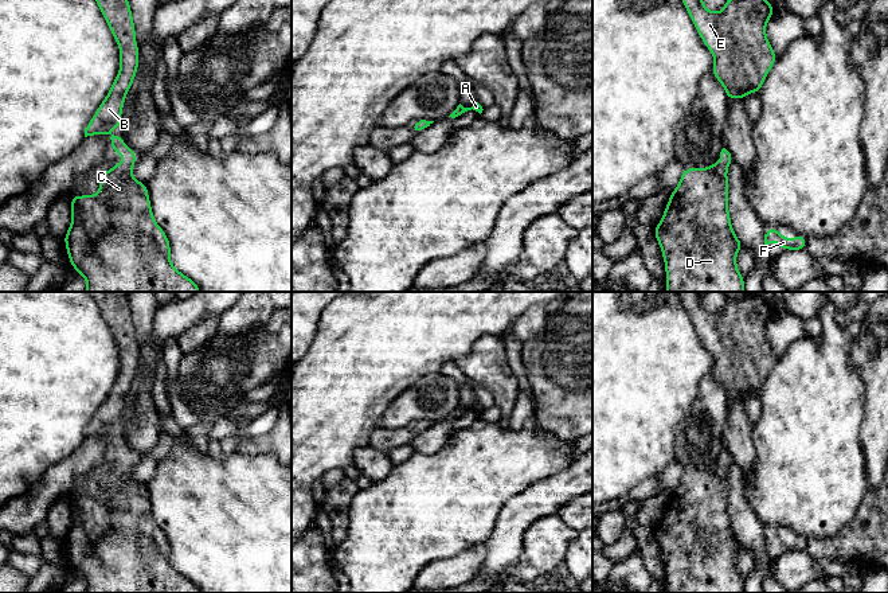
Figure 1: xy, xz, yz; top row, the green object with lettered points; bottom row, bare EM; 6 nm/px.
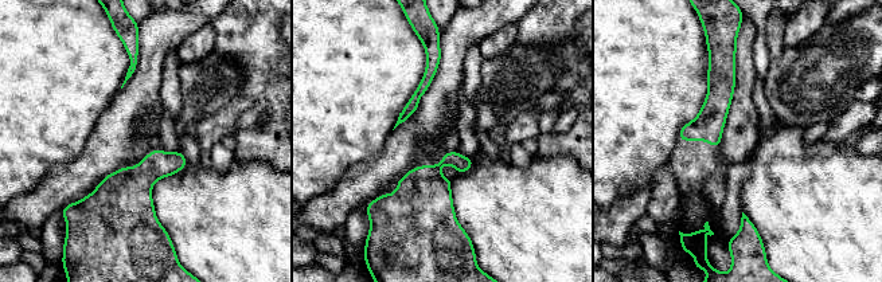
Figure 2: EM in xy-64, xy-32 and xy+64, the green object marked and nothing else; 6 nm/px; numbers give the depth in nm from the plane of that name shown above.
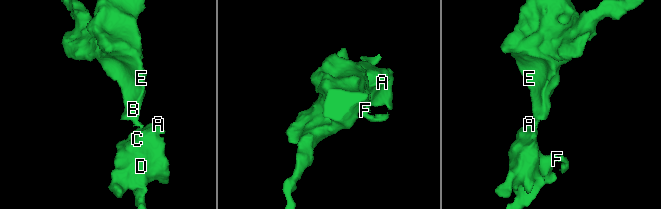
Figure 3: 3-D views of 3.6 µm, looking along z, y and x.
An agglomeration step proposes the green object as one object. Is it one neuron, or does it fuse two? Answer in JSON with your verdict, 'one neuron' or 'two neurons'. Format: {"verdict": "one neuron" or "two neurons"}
{"verdict": "one neuron"}

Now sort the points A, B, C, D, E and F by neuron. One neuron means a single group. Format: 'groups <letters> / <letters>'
groups A B C D E F

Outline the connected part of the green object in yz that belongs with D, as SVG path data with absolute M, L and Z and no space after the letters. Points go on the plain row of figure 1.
M723 449L720 459L720 463L707 469L684 469L676 491L670 493L662 519L654 530L665 563L666 593L744 593L744 580L736 567L736 555L744 546L734 534L728 514L727 472L731 454Z

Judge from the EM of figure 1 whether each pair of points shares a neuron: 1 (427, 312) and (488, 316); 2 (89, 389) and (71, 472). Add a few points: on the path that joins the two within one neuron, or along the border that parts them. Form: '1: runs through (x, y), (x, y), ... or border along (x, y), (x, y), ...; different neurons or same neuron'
1: runs through (442, 312), (473, 313); same neuron
2: border along (85, 439), (73, 452), (50, 467); different neurons

